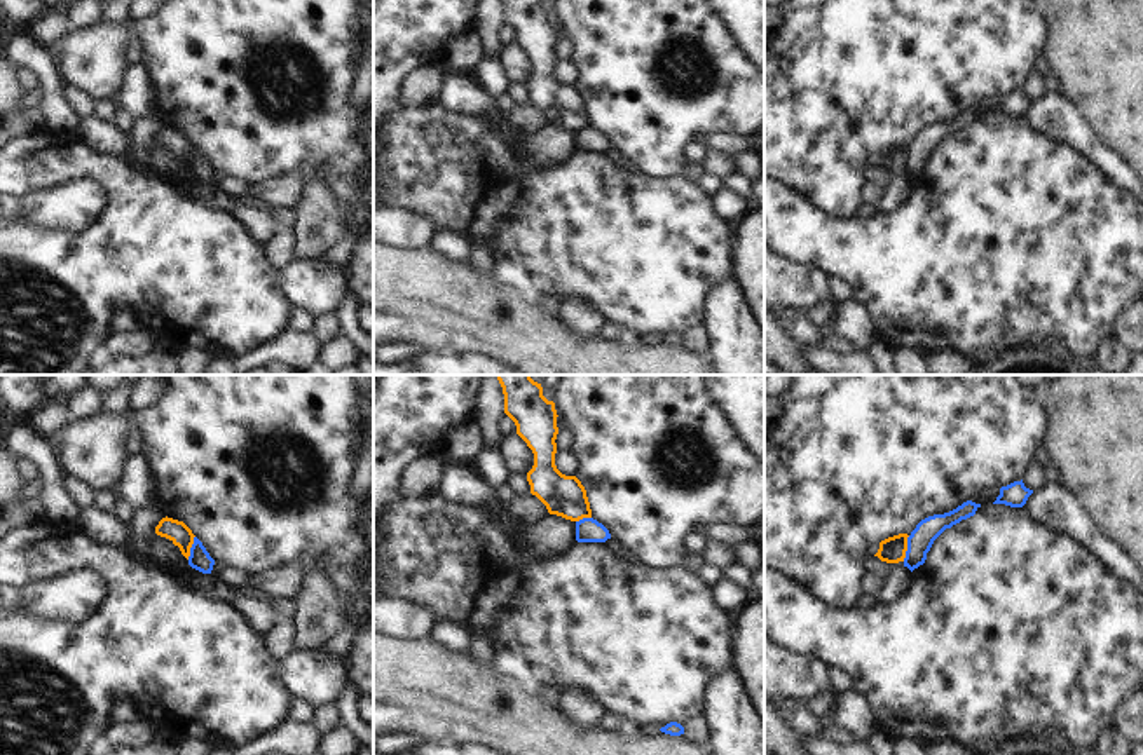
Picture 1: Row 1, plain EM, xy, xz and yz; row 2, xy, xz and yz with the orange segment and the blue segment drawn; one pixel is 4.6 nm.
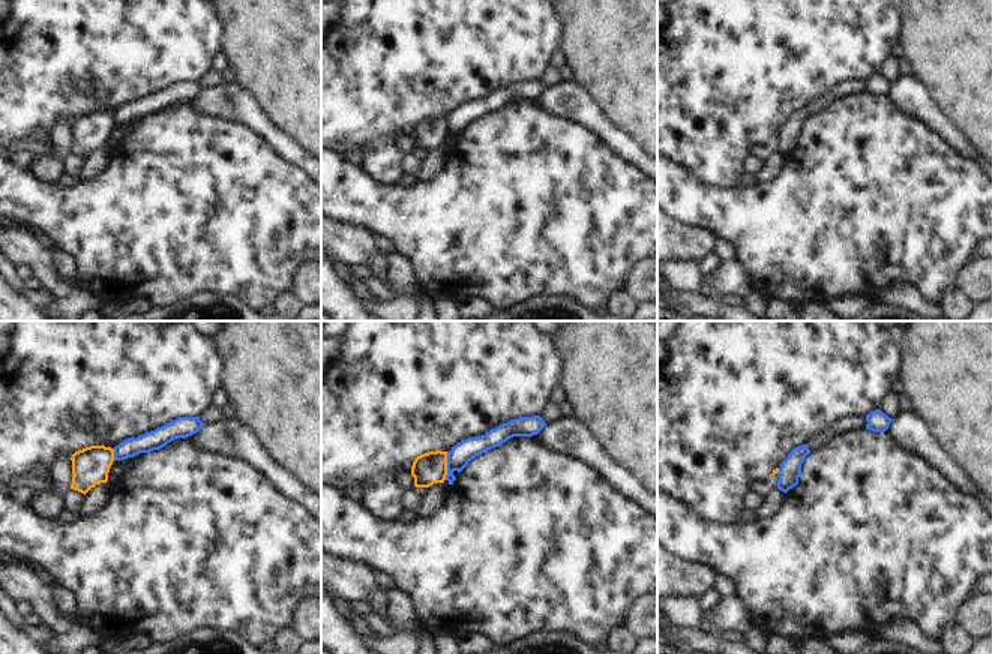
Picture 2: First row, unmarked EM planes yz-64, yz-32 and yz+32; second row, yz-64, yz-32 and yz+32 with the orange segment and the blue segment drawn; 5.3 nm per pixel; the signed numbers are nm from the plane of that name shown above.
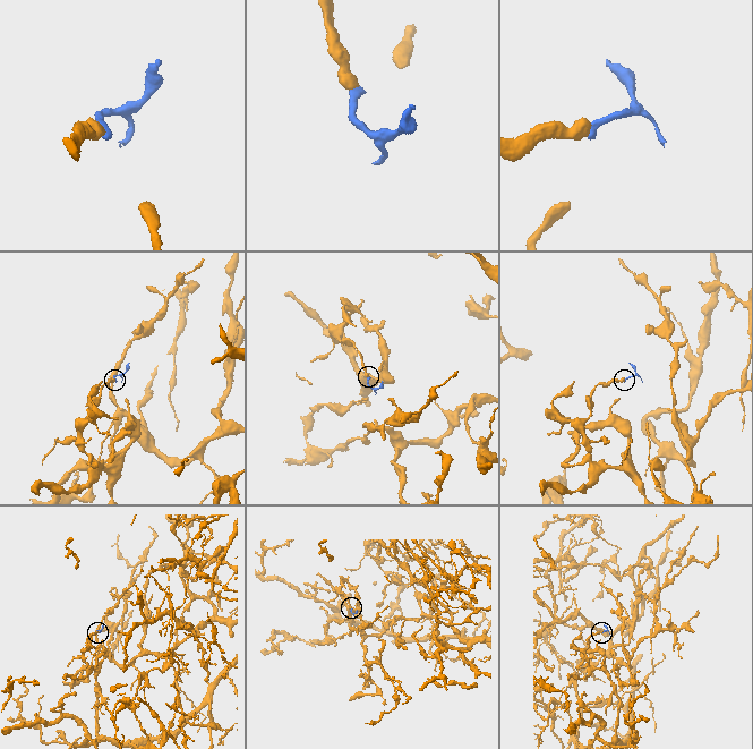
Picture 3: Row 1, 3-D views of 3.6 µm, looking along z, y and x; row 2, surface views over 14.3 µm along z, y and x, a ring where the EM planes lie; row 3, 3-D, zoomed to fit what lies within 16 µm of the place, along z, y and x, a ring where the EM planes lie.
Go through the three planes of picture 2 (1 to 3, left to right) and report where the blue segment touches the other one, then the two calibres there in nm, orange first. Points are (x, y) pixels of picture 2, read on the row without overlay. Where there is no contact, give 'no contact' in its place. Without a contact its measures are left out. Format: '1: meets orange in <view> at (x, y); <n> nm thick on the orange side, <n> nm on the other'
1: meets orange in yz-64 at (113, 119); 200 nm thick on the orange side, 110 nm on the other
2: meets orange in yz-32 at (446, 131); 170 nm thick on the orange side, 120 nm on the other
3: meets orange in yz+32 at (778, 135); 30 nm thick on the orange side, 120 nm on the other

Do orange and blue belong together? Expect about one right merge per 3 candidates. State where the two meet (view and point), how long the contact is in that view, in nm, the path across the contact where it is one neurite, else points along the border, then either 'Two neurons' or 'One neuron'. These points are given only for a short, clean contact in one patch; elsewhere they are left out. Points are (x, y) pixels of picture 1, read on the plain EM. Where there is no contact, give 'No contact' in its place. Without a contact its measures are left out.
Touches orange at yz (906, 157). Shared border 120 nm. Boundary: yz (910, 145), (903, 170). Two neurons

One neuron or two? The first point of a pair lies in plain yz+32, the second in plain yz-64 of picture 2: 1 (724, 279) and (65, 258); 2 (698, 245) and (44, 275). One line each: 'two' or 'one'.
1: one
2: one

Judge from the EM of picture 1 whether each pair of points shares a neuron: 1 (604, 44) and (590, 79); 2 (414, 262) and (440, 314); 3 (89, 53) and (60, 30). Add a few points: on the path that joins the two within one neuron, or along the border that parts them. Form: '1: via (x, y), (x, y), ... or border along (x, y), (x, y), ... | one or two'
1: via (604, 53), (604, 65), (599, 70) | one
2: via (414, 274), (414, 286), (430, 302) | one
3: border along (74, 30), (53, 47) | two

